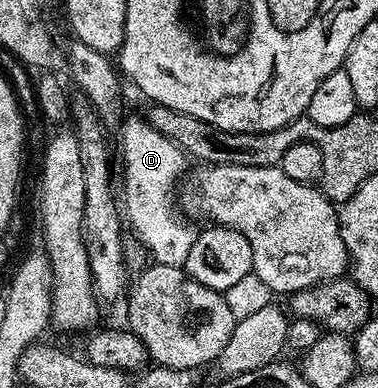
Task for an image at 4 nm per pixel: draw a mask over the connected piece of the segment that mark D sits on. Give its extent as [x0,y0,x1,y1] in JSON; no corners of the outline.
[118,114,196,266]

